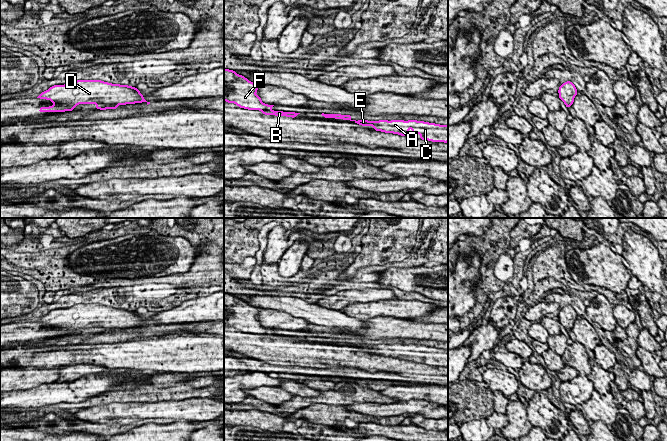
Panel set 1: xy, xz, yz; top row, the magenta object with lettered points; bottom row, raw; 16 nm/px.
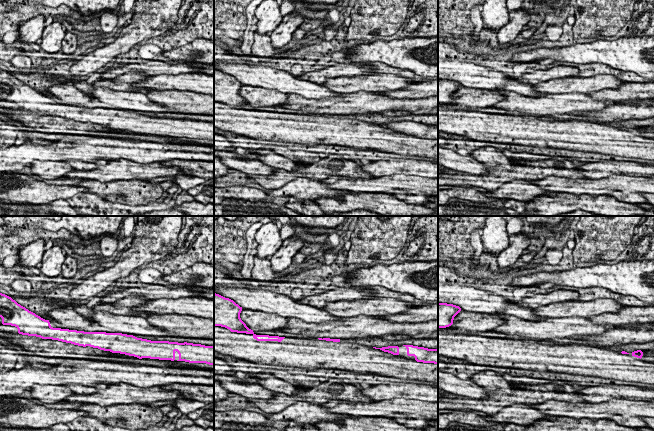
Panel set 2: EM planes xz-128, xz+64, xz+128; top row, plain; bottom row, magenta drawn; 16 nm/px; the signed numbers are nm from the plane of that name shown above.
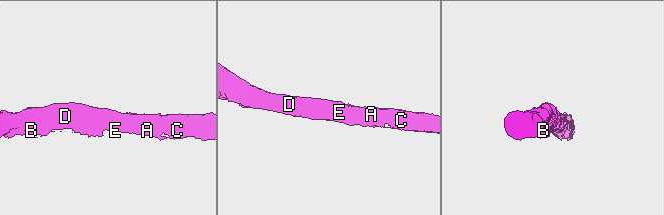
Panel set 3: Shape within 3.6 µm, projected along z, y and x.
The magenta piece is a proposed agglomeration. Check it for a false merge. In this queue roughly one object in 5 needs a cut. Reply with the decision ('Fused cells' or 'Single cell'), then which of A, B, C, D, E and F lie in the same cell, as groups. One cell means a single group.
Single cell. Groups: A B C D E F

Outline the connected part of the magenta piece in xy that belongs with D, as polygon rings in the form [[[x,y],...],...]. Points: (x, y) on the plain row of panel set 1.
[[[77,304],[70,308],[54,309],[37,321],[53,326],[39,336],[72,335],[79,328],[95,328],[97,333],[118,333],[118,329],[147,326],[136,311],[112,308],[101,304]]]

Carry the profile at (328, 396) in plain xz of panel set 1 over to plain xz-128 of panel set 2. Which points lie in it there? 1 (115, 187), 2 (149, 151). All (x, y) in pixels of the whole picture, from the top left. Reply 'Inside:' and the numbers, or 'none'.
Inside: none

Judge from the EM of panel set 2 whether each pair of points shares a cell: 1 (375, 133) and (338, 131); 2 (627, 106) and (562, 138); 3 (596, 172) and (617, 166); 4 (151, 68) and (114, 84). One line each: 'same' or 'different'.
1: same
2: different
3: same
4: different

